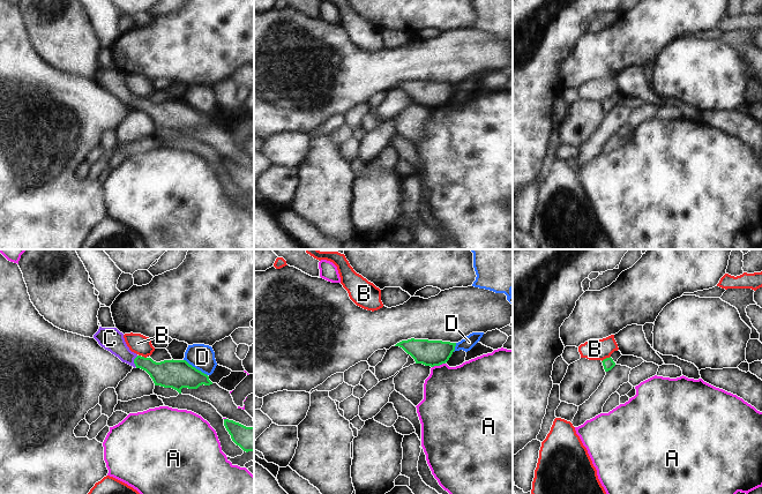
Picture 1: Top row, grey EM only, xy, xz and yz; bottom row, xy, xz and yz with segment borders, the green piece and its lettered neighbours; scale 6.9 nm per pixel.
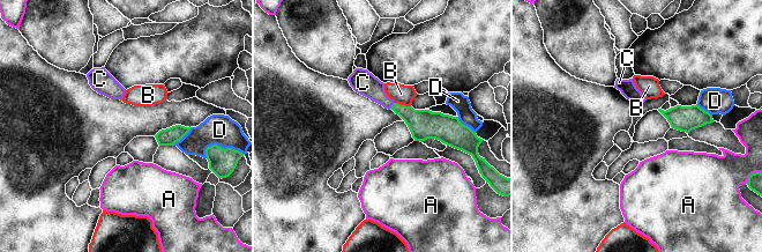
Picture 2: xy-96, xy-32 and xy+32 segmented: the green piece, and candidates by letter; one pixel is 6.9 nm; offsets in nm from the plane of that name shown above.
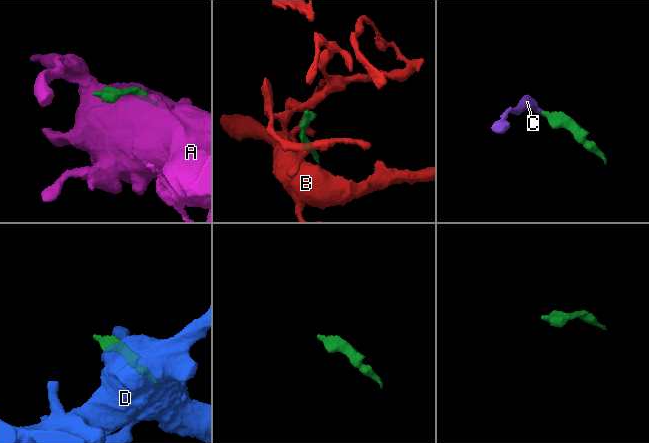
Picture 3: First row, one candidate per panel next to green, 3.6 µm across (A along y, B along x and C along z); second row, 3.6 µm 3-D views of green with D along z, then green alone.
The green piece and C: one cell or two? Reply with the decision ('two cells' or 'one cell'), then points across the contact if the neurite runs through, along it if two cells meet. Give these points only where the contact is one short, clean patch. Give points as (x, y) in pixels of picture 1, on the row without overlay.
one cell | across xy (167, 114), (134, 103), (110, 80)

